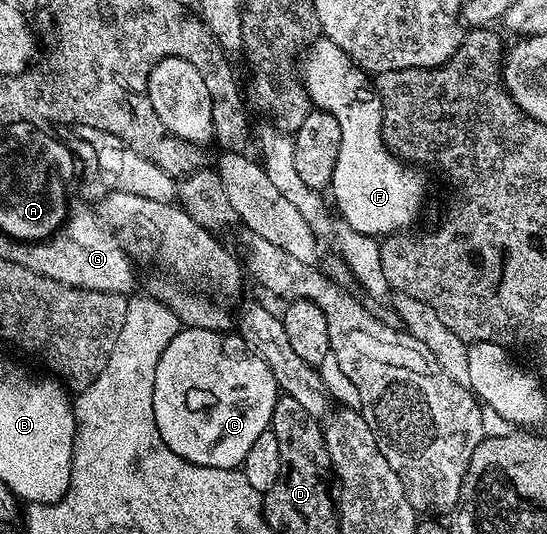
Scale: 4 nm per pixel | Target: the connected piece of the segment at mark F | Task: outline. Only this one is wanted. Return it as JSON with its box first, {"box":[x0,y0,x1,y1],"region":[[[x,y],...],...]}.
{"box":[298,36,425,239],"region":[[[321,36],[308,43],[303,51],[298,62],[298,77],[304,84],[304,91],[308,93],[309,103],[317,110],[330,112],[330,116],[334,116],[334,120],[338,120],[338,125],[342,127],[342,148],[334,164],[330,198],[332,194],[331,201],[334,206],[336,201],[336,206],[344,217],[343,225],[374,239],[407,231],[411,227],[408,225],[419,216],[420,209],[424,206],[423,174],[425,173],[421,169],[401,162],[384,145],[382,104],[368,71],[361,68],[354,60],[350,60],[350,56],[346,56],[346,52],[342,52],[342,48],[334,44],[334,40]]]}

